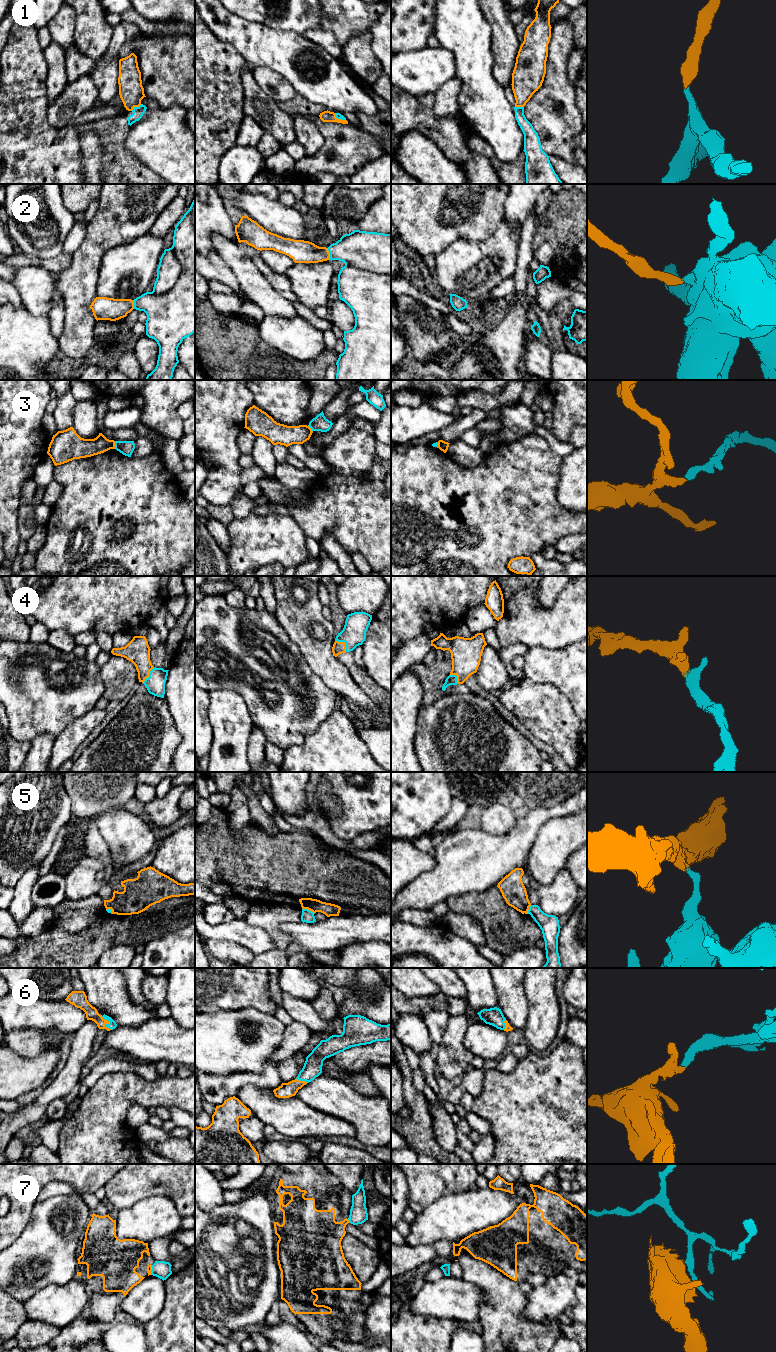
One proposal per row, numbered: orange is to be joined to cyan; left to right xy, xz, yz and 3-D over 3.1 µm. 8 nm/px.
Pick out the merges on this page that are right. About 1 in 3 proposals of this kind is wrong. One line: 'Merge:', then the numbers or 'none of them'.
Merge: 1, 2, 4, 6

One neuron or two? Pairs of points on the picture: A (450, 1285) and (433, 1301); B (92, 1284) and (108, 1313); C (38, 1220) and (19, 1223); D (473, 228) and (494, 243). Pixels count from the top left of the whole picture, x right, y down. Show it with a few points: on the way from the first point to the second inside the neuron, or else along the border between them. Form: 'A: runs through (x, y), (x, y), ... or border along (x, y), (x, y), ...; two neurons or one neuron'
A: runs through (446, 1289), (437, 1298); one neuron
B: runs through (99, 1291), (104, 1298), (104, 1306); one neuron
C: border along (34, 1205), (28, 1223), (15, 1240); two neurons
D: border along (502, 219), (498, 227), (485, 239), (464, 239); two neurons

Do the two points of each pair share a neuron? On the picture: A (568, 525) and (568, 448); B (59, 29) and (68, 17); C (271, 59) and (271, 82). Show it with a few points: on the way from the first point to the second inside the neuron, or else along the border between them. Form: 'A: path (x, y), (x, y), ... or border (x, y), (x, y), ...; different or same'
A: border (546, 439), (549, 446), (562, 457); different
B: path (62, 26), (65, 20); same
C: border (252, 67), (268, 67), (278, 73), (289, 84); different

